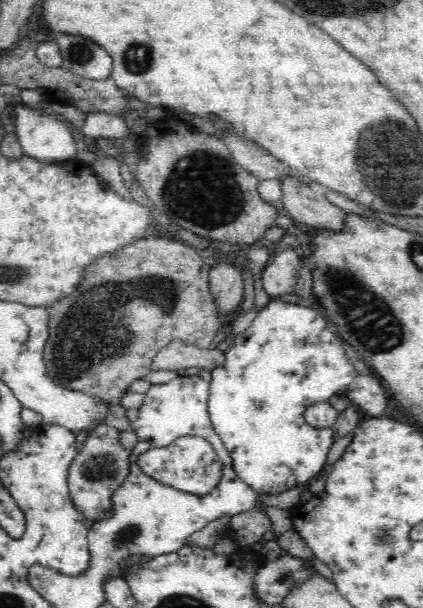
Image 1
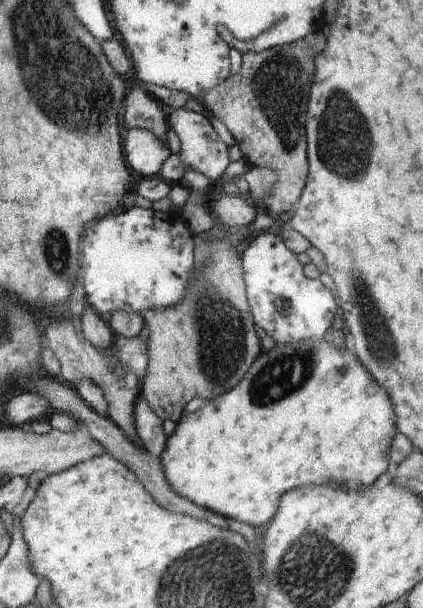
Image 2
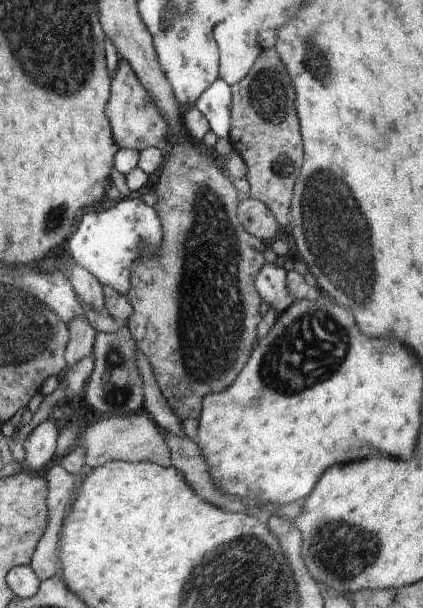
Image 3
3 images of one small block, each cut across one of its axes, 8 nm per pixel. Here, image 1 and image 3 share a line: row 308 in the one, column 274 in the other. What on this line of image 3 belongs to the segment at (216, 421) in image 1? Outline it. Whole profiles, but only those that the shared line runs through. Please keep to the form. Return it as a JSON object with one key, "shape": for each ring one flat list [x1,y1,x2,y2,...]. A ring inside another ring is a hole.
{"shape":[[282,262,264,263,256,275,254,286,262,301,266,302,275,314,286,312,292,305,300,302,293,297,287,285,287,271]]}

